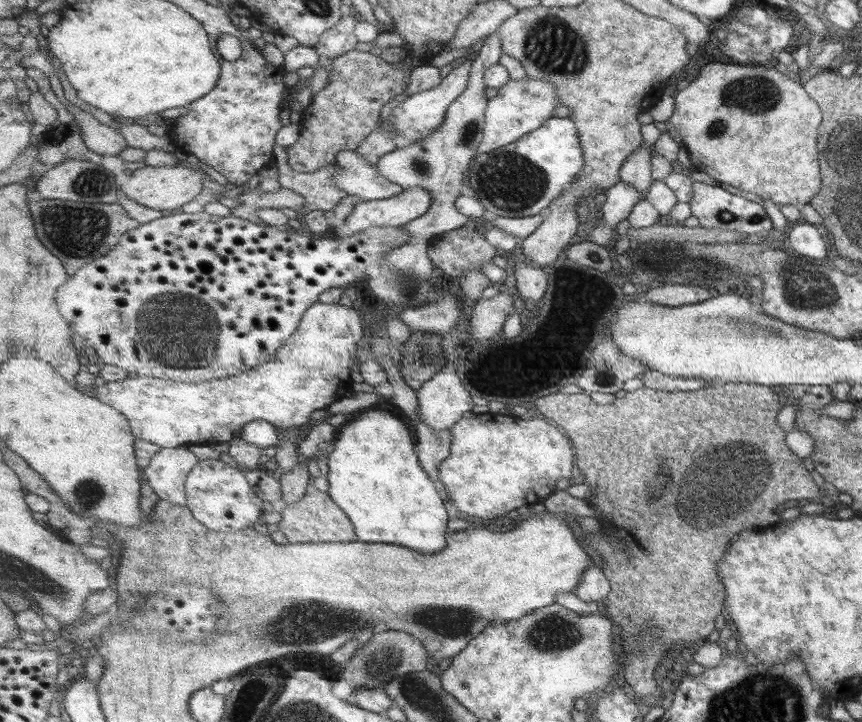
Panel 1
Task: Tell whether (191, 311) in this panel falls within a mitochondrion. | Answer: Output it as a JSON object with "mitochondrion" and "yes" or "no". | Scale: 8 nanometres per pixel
{"mitochondrion":"yes"}

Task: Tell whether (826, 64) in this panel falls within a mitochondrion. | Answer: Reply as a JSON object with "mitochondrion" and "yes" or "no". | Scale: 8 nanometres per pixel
{"mitochondrion":"no"}

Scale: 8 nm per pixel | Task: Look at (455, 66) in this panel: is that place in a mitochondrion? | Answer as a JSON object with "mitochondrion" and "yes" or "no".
{"mitochondrion":"no"}

